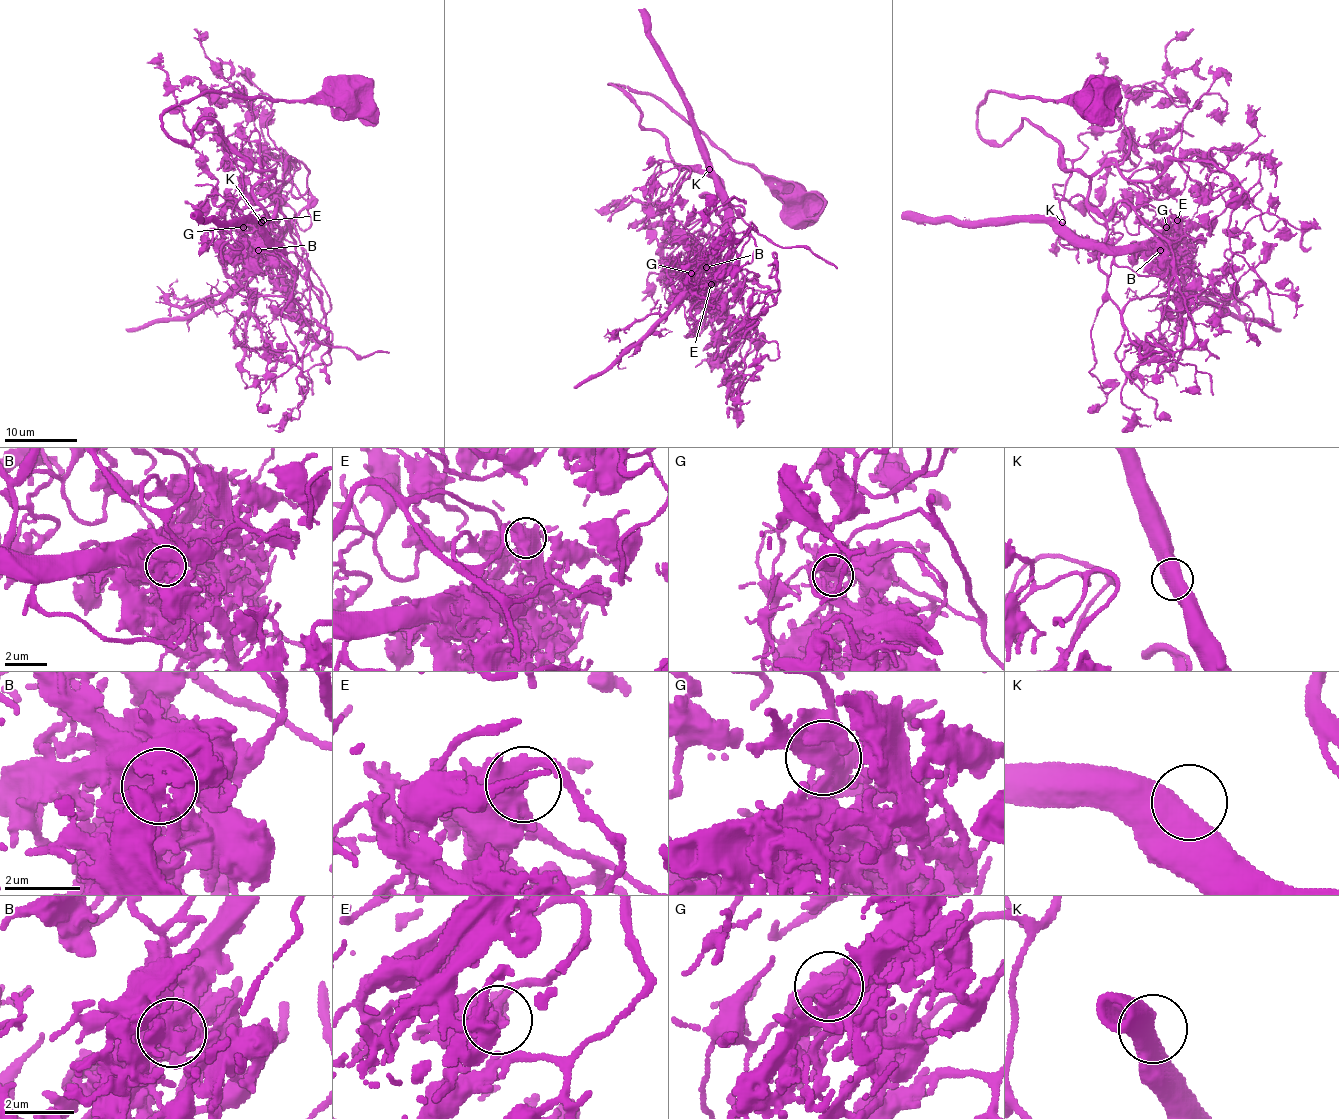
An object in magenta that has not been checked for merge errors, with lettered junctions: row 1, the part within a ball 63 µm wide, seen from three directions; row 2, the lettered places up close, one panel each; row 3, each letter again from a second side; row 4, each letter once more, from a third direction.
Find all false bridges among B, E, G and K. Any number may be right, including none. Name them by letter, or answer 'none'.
B, G

